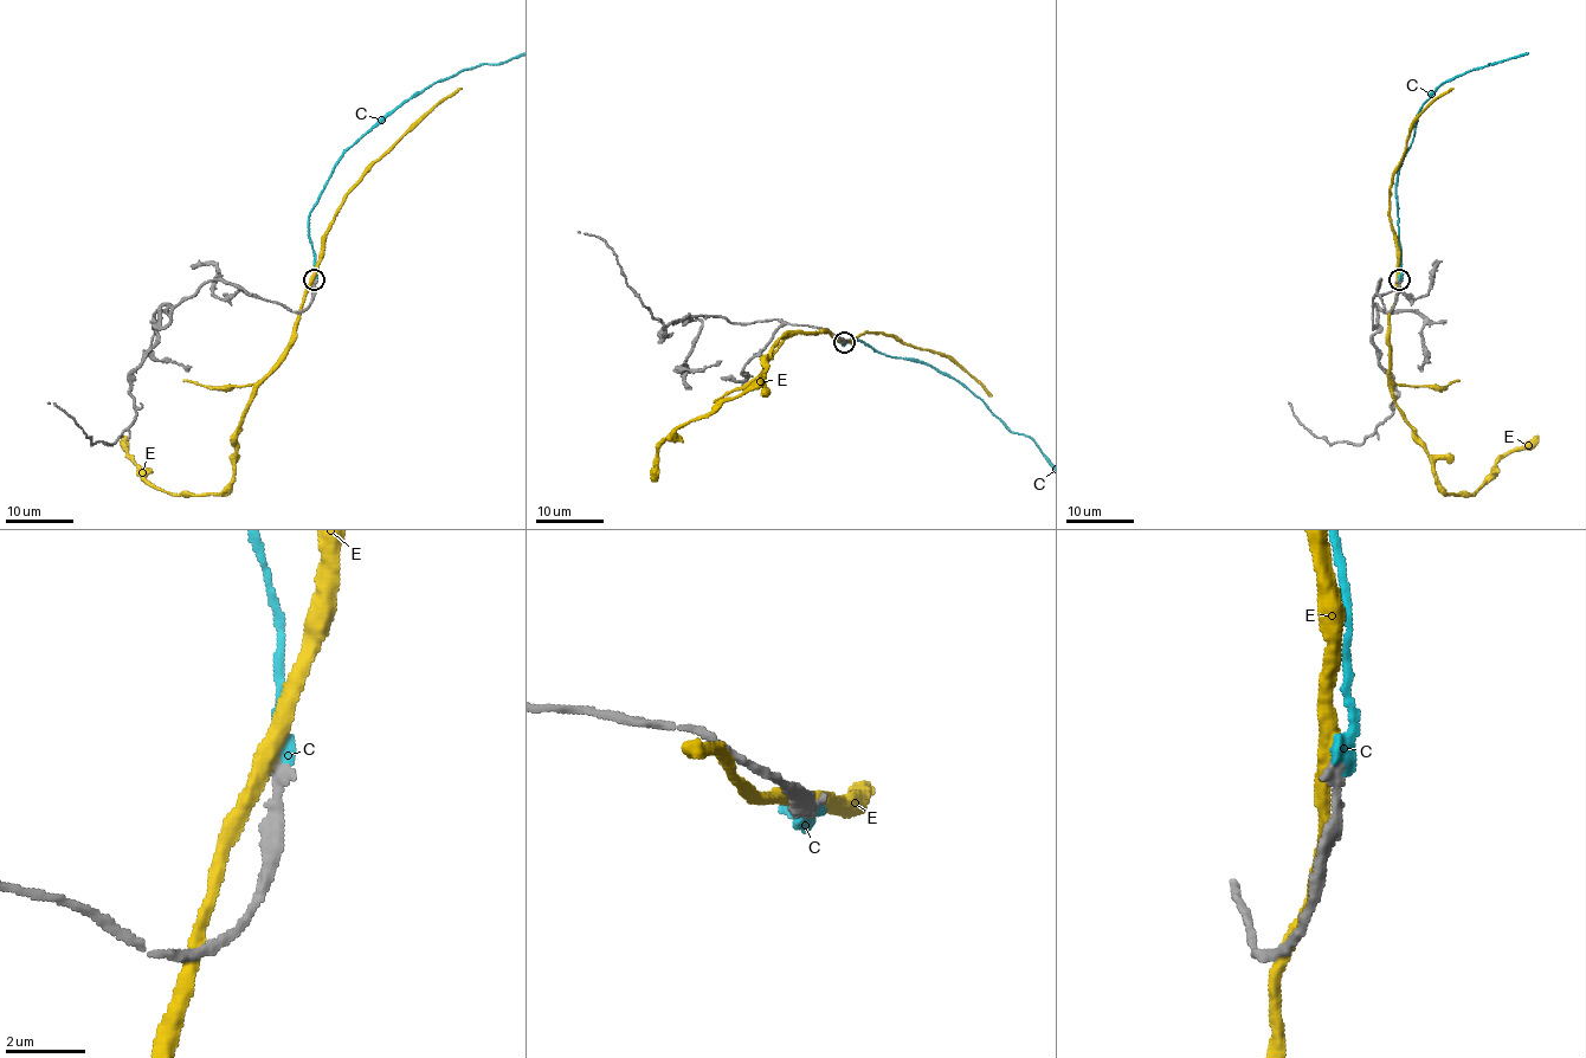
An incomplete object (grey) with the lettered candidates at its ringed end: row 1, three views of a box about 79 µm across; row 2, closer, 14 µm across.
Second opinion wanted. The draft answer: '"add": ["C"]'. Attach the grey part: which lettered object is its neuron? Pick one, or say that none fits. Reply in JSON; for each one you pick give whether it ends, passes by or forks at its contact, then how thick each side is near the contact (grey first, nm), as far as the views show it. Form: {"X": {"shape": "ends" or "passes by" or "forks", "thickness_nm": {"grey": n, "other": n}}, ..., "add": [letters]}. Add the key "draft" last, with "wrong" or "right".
{"C": {"shape": "ends", "thickness_nm": {"grey": 320, "other": 440}}, "add": ["C"], "draft": "right"}

